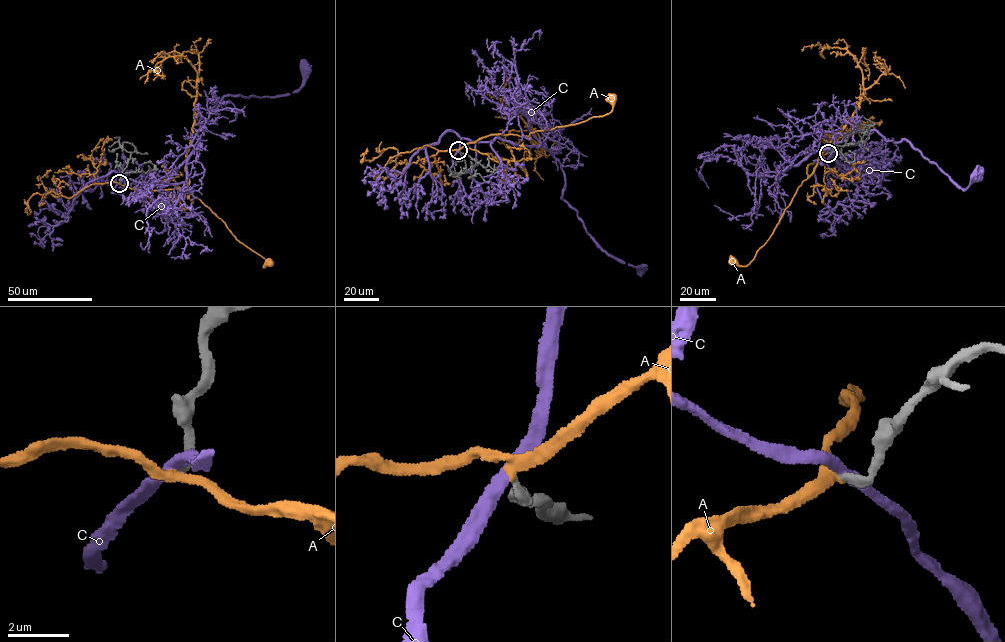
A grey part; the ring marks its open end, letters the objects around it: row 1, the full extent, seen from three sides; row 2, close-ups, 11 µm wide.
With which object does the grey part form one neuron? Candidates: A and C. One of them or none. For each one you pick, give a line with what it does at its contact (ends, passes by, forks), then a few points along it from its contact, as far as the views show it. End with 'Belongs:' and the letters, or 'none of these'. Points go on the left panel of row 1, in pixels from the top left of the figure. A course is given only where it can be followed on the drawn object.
A: it passes by; it runs (119, 183), (139, 192), (187, 188), (220, 218), (236, 239), (263, 257), (269, 265)
Belongs: A

